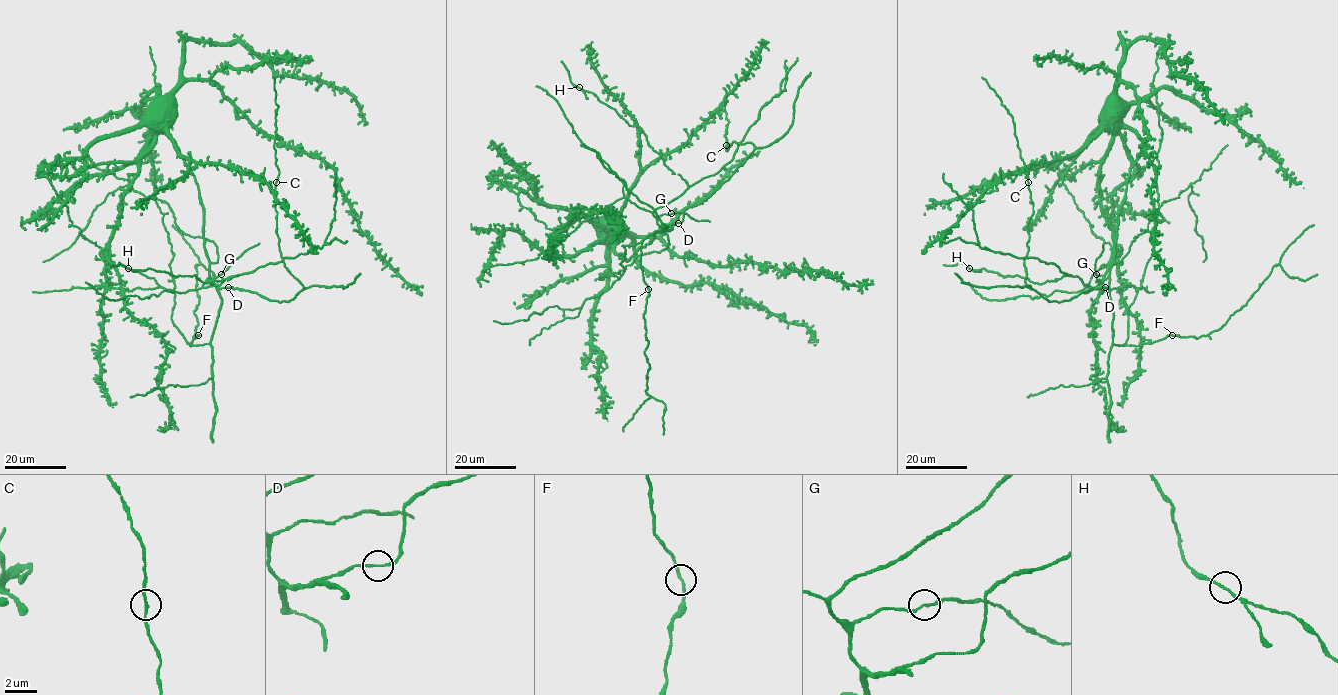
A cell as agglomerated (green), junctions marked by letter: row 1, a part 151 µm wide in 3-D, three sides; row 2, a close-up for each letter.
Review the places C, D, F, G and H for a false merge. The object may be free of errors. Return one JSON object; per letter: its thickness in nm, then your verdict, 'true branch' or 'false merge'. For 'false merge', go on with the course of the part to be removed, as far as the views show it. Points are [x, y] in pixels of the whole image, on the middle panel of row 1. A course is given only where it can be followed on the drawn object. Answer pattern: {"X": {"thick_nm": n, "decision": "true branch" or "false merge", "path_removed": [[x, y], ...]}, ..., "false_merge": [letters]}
{"C": {"thick_nm": 160, "decision": "true branch"}, "D": {"thick_nm": 170, "decision": "true branch"}, "F": {"thick_nm": 180, "decision": "true branch"}, "G": {"thick_nm": 160, "decision": "true branch"}, "H": {"thick_nm": 130, "decision": "true branch"}, "false_merge": []}

